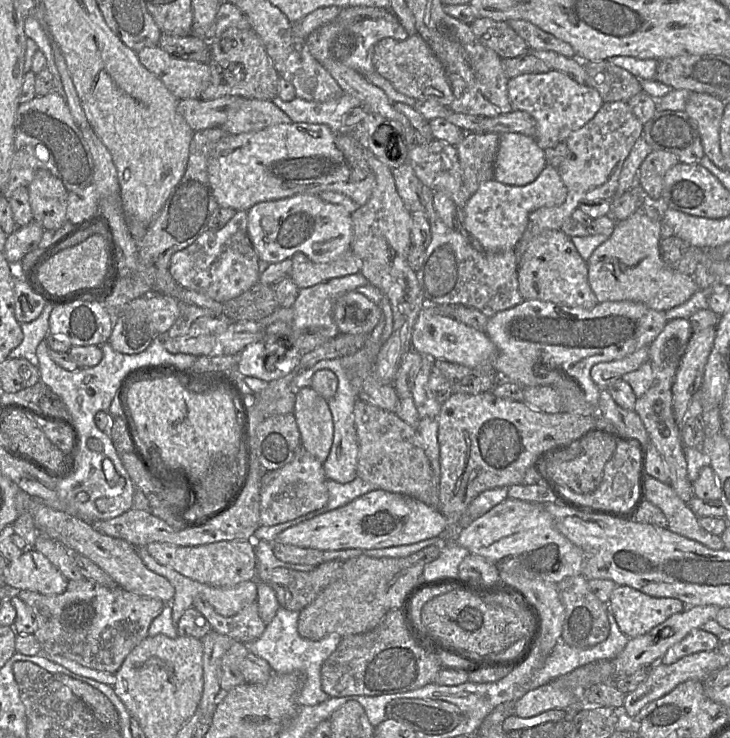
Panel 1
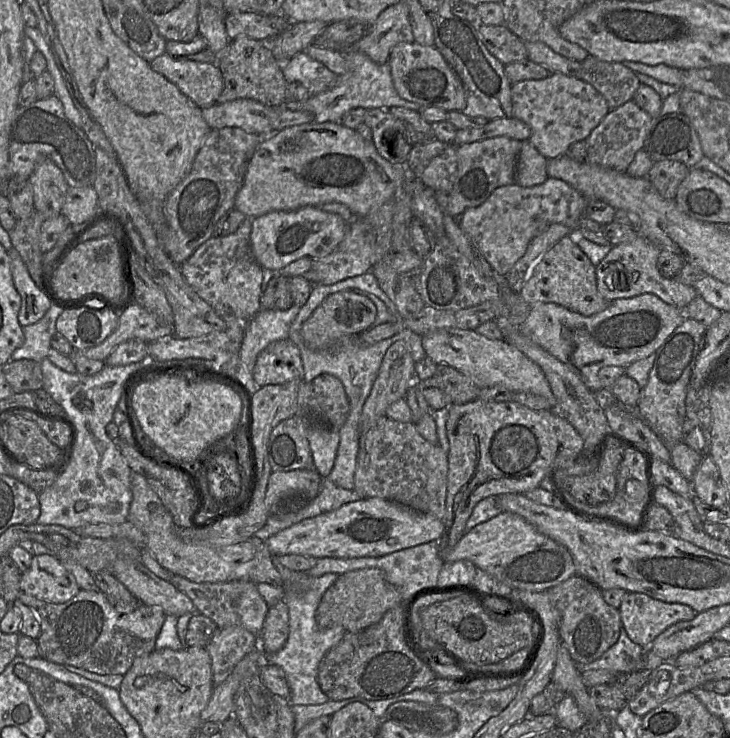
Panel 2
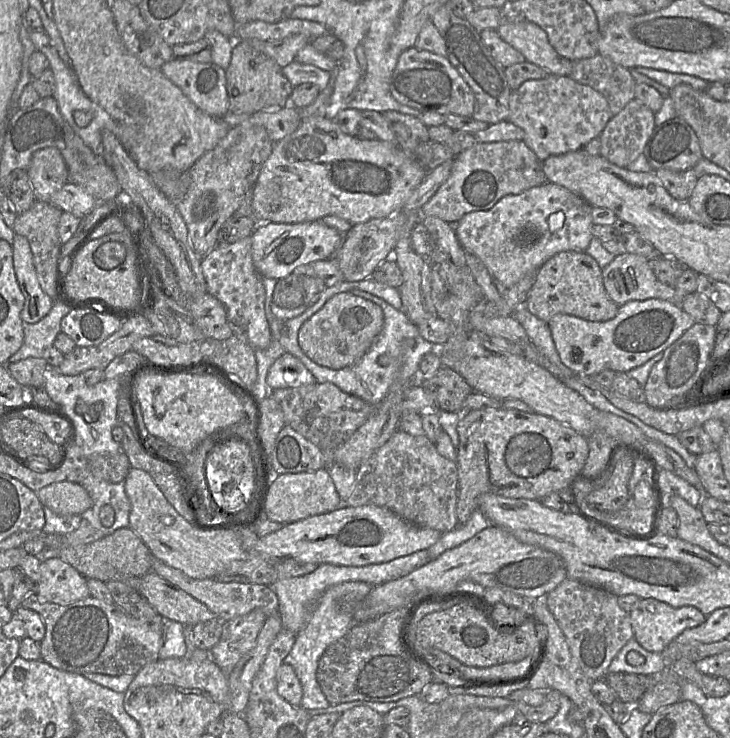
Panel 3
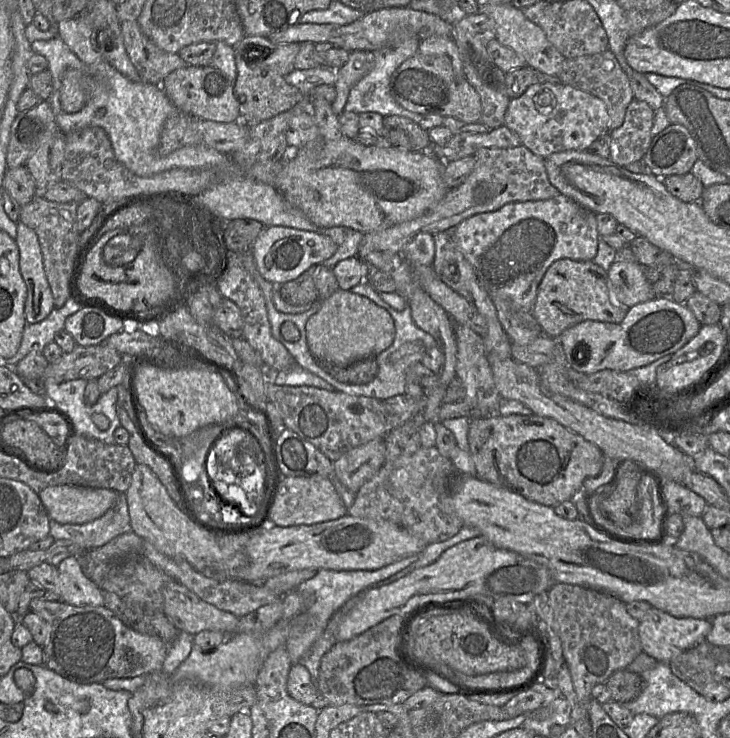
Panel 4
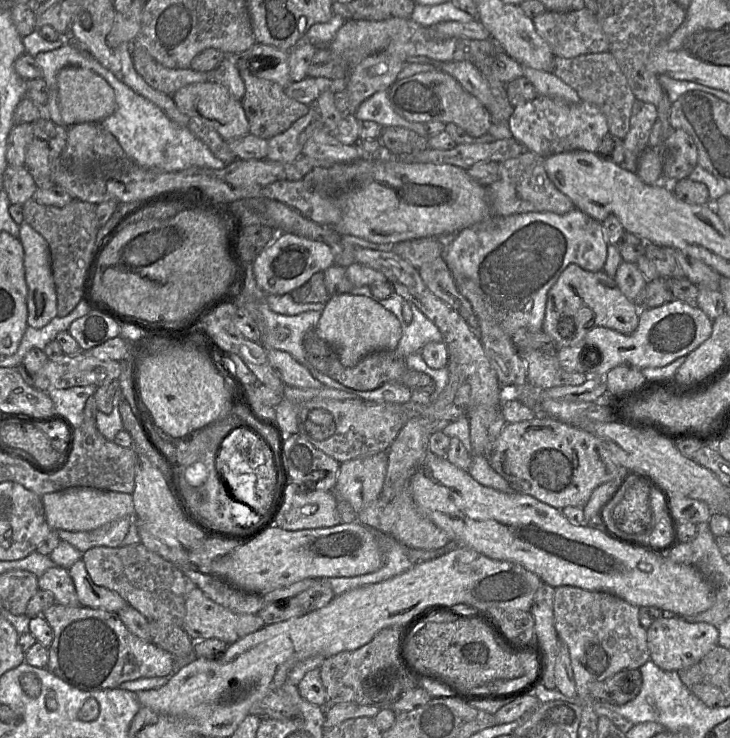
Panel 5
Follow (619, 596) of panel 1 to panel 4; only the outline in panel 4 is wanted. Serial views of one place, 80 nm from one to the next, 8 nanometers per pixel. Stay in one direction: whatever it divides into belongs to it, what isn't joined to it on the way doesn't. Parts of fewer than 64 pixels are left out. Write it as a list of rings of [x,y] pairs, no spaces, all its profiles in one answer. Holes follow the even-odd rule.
[[[652,607],[639,621],[638,631],[643,651],[659,663],[667,664],[673,657],[704,642],[711,629],[710,619],[678,618]]]

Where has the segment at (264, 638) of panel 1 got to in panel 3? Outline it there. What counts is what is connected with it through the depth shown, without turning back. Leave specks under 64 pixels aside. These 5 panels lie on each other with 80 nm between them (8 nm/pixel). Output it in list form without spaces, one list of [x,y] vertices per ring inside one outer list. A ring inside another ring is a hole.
[[[359,581],[344,582],[328,588],[312,611],[304,628],[296,634],[293,647],[285,659],[295,671],[301,686],[301,707],[305,710],[325,709],[330,704],[317,681],[318,663],[325,650],[341,639],[355,623],[355,612],[362,606],[374,586]]]

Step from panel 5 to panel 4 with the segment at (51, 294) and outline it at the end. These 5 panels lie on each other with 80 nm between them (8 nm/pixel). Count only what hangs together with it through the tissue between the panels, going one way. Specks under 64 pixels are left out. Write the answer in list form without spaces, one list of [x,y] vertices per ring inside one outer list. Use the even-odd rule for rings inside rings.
[[[18,222],[15,241],[19,249],[20,273],[27,287],[25,320],[28,324],[36,324],[44,320],[54,309],[39,240],[32,229]]]

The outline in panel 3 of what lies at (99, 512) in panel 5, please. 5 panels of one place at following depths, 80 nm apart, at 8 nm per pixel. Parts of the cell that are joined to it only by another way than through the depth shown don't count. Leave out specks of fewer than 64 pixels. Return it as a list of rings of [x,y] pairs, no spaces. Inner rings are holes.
[[[52,483],[36,493],[43,506],[60,516],[82,514],[92,506],[88,492],[79,483]]]

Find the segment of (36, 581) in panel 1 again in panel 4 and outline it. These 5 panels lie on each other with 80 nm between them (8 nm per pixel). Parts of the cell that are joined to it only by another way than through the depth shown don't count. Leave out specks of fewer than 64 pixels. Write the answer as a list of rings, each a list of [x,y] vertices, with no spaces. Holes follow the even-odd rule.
[[[68,556],[56,566],[59,574],[56,600],[73,606],[103,606],[103,591],[88,578],[77,556]]]

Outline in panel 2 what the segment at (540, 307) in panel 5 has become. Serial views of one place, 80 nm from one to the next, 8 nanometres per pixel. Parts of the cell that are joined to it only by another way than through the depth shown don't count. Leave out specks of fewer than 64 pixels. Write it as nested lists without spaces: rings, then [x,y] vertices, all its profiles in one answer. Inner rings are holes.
[[[548,177],[537,186],[511,184],[495,189],[482,205],[467,209],[459,225],[492,268],[506,276],[525,254],[529,243],[551,224],[569,226],[569,235],[573,235],[585,208],[585,199],[579,192],[563,180]]]

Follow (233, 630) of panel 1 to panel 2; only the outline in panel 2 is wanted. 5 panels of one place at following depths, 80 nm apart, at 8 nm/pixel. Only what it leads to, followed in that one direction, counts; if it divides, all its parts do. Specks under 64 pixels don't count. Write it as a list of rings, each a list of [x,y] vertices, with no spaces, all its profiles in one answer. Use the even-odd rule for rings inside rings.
[[[173,575],[170,579],[170,583],[174,587],[176,587],[179,591],[186,594],[193,602],[196,611],[210,618],[217,625],[218,628],[227,628],[232,626],[243,627],[246,630],[252,632],[253,634],[259,635],[260,642],[260,634],[263,629],[269,605],[260,595],[257,588],[257,583],[254,583],[252,581],[230,581],[224,583],[196,583],[179,575]]]

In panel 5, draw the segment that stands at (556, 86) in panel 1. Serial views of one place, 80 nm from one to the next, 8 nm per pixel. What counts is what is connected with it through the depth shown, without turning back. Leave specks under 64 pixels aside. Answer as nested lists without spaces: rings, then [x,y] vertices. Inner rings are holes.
[[[541,95],[514,106],[507,123],[514,139],[526,150],[542,157],[570,151],[596,153],[603,138],[609,134],[606,117],[598,107],[584,101],[570,103]]]

